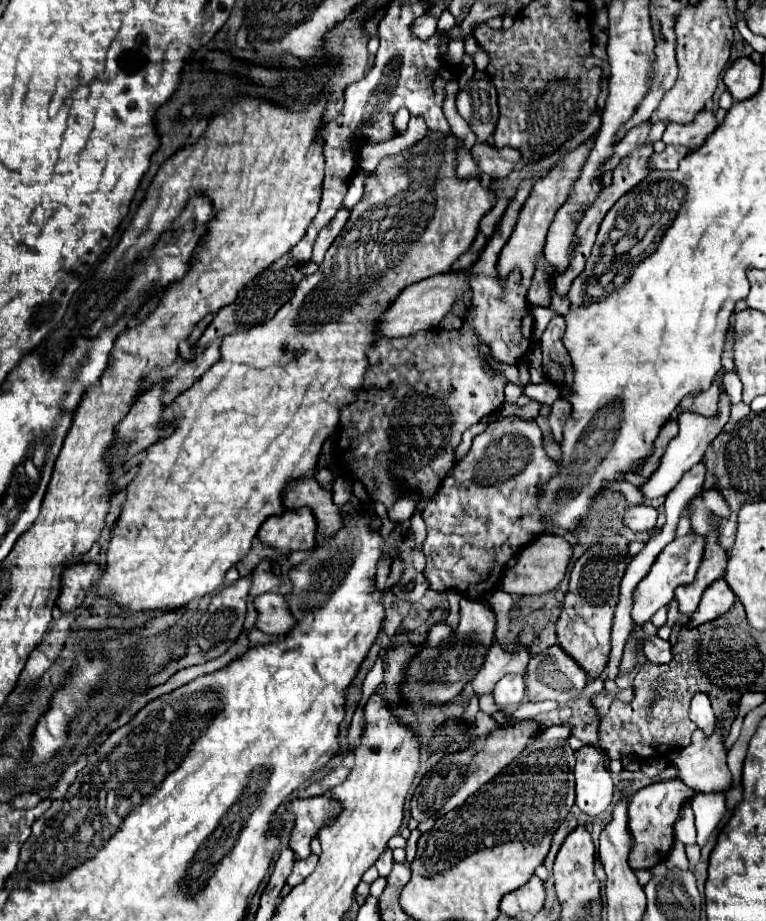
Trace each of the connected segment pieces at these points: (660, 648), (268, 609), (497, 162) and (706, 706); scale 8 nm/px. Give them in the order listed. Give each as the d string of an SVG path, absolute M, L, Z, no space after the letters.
M645 635L641 639L641 653L651 661L651 663L669 663L671 661L671 645L669 641L659 639L657 635Z
M263 593L255 597L253 607L257 611L255 627L267 635L285 635L295 625L295 619L287 613L287 603L279 593Z
M477 143L471 147L473 161L479 165L481 173L485 175L495 175L495 179L507 177L515 167L521 163L521 151L513 147L501 147L497 149L495 145L489 143Z
M697 693L691 699L691 707L689 707L689 719L705 733L711 735L715 729L715 713L711 709L711 701L705 693Z

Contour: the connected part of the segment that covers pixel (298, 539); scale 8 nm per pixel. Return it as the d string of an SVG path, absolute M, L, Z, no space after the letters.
M307 507L283 511L277 517L265 519L257 537L279 555L289 555L291 551L305 551L315 545L315 519L307 511Z

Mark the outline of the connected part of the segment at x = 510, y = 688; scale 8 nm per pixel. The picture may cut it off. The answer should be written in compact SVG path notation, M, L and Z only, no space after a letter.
M509 674L503 677L495 686L495 691L493 691L493 697L495 697L495 701L499 703L501 711L507 709L509 705L521 703L523 695L525 695L523 677L515 674Z

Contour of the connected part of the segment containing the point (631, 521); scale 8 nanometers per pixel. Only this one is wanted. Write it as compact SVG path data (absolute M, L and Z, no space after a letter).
M635 505L635 507L627 507L627 509L625 509L623 523L625 523L625 527L629 527L633 533L653 529L653 527L655 527L655 521L657 521L657 509L653 509L653 507Z

